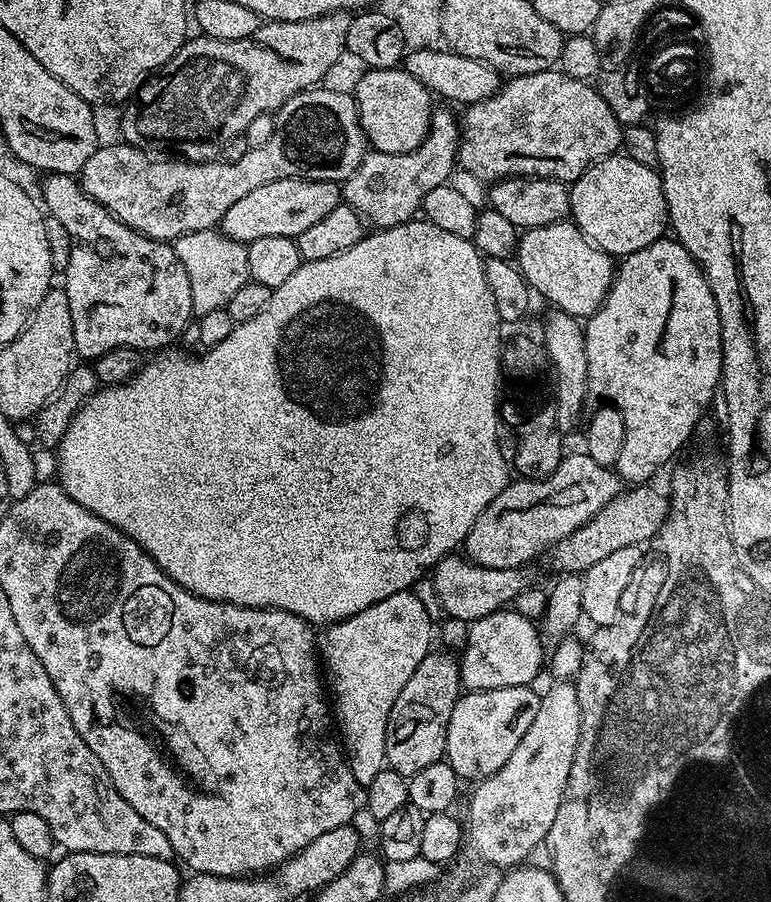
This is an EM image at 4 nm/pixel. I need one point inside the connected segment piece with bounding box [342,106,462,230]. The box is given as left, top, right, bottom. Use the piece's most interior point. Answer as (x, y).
(387, 190)

